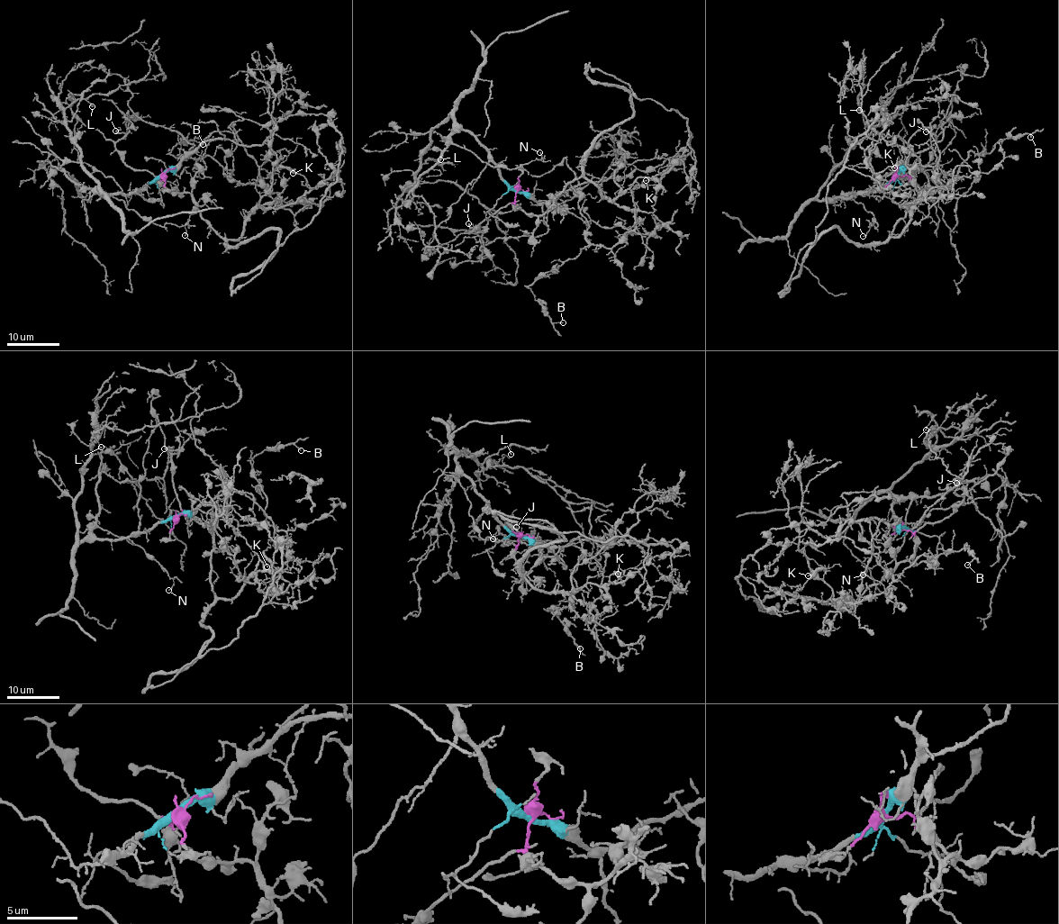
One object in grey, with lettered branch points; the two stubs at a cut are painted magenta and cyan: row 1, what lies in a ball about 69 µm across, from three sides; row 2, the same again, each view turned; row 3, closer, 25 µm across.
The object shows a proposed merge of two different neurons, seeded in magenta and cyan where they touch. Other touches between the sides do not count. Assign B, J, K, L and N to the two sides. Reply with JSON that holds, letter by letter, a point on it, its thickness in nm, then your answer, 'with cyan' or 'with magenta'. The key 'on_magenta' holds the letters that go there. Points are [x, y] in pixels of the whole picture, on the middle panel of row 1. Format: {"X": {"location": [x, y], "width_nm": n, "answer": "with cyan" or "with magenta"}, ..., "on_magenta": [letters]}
{"B": {"location": [563, 322], "width_nm": 130, "answer": "with magenta"}, "J": {"location": [468, 223], "width_nm": 120, "answer": "with magenta"}, "K": {"location": [646, 180], "width_nm": 130, "answer": "with magenta"}, "L": {"location": [440, 159], "width_nm": 120, "answer": "with cyan"}, "N": {"location": [539, 152], "width_nm": 110, "answer": "with cyan"}, "on_magenta": ["B", "J", "K"]}

